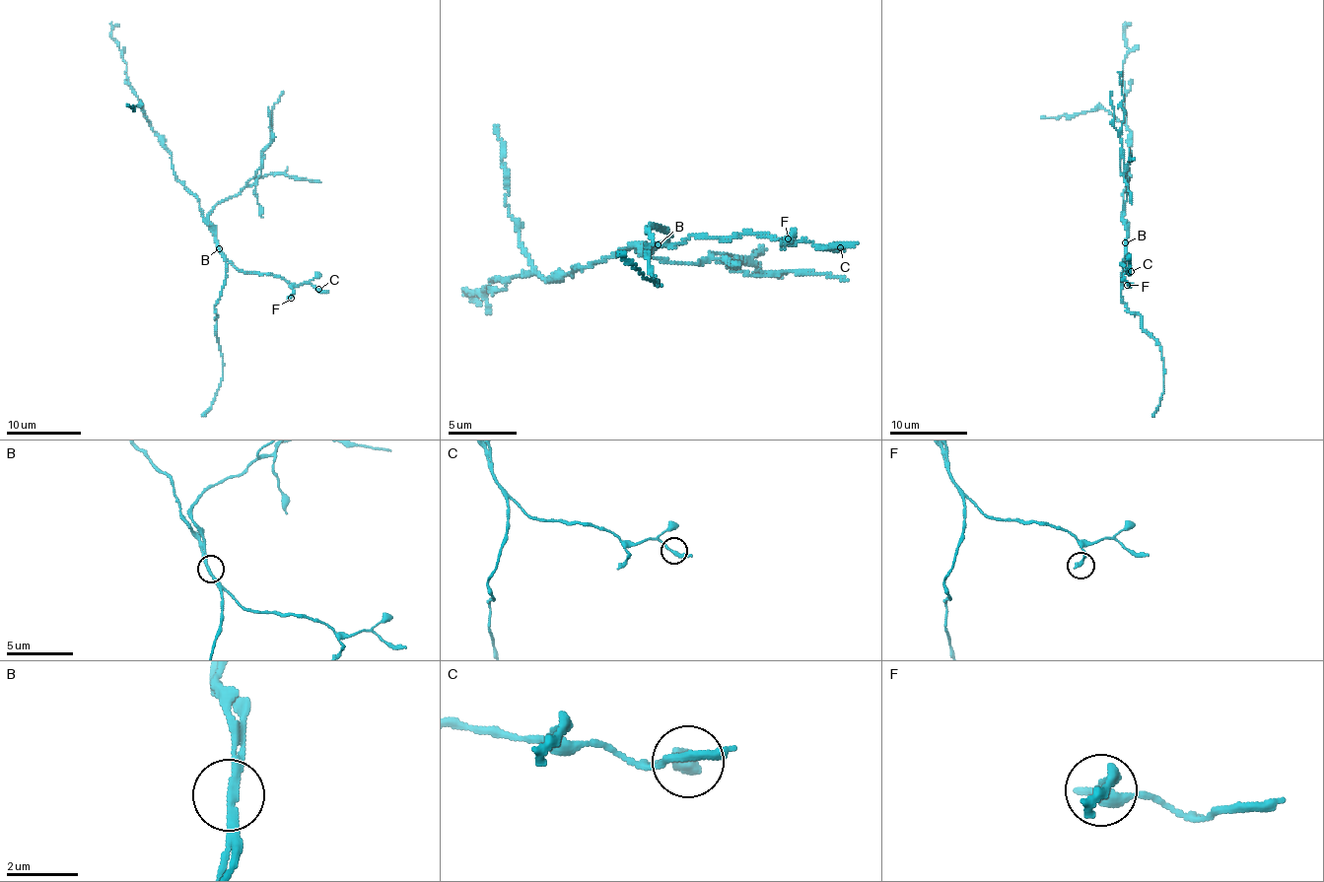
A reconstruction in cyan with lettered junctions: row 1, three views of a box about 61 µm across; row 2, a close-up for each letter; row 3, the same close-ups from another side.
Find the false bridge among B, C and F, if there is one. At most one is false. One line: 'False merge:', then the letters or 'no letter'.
False merge: B

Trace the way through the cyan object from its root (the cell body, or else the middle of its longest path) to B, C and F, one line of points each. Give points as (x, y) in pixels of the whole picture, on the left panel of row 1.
B: (203, 218), (220, 247)
C: (203, 218), (216, 237), (218, 249), (239, 269), (276, 275), (297, 285), (312, 284), (318, 289)
F: (203, 218), (216, 237), (218, 249), (235, 266), (244, 272), (281, 277), (293, 290), (291, 298)

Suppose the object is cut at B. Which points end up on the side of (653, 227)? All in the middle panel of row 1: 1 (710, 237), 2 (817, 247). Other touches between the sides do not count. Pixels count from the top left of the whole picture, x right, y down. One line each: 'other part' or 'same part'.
1: other part
2: other part

